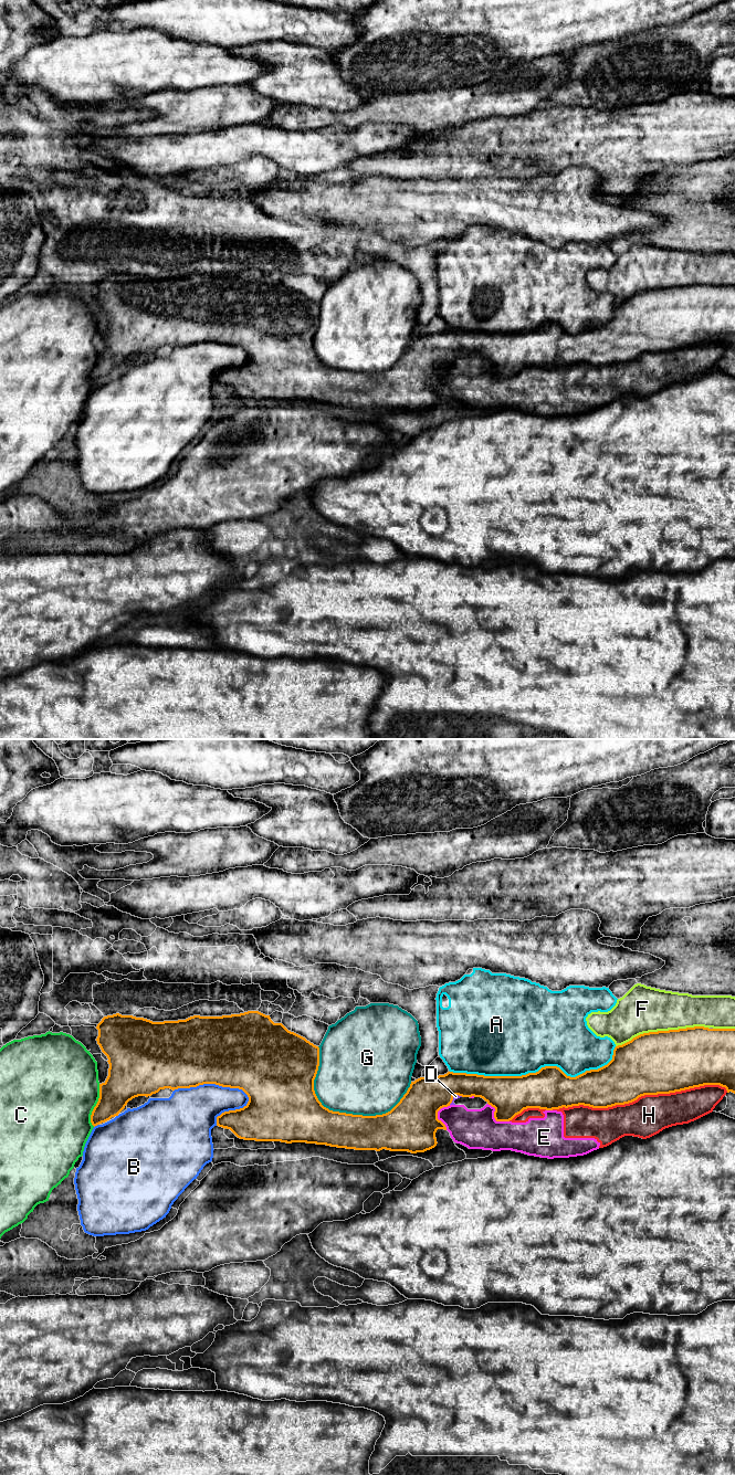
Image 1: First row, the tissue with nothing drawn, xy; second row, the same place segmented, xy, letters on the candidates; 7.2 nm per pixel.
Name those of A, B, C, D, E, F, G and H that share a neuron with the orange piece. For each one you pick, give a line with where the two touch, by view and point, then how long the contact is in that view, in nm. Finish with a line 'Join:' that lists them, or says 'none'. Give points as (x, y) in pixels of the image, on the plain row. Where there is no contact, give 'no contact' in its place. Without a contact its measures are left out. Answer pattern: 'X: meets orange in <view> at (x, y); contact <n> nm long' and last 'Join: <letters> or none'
D: meets orange in xy at (453, 353); contact 120 nm long
Join: D

